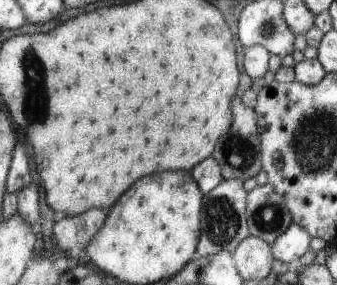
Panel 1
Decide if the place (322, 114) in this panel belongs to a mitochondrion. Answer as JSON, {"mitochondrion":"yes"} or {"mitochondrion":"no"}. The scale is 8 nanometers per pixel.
{"mitochondrion":"yes"}

